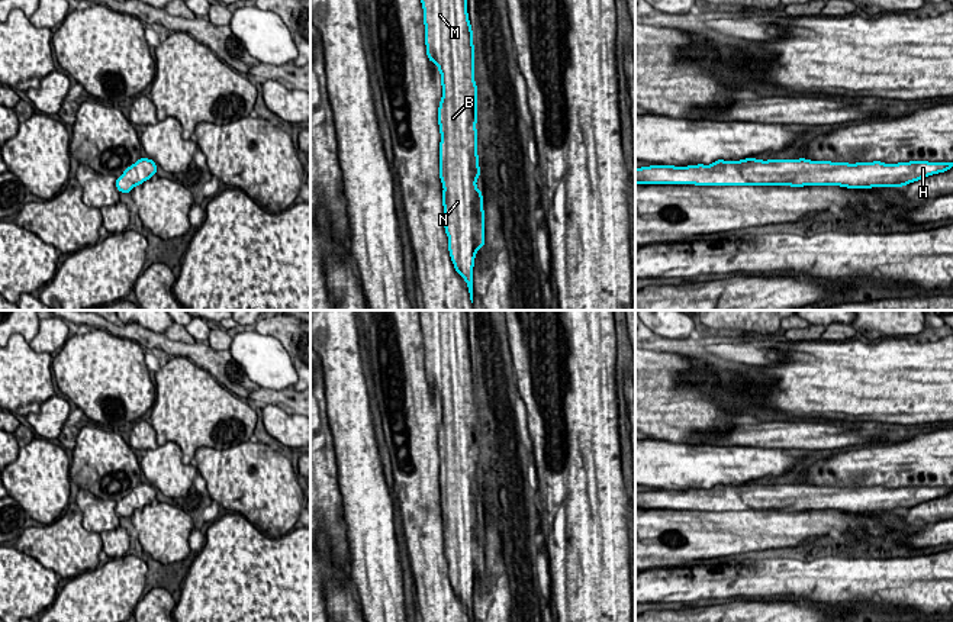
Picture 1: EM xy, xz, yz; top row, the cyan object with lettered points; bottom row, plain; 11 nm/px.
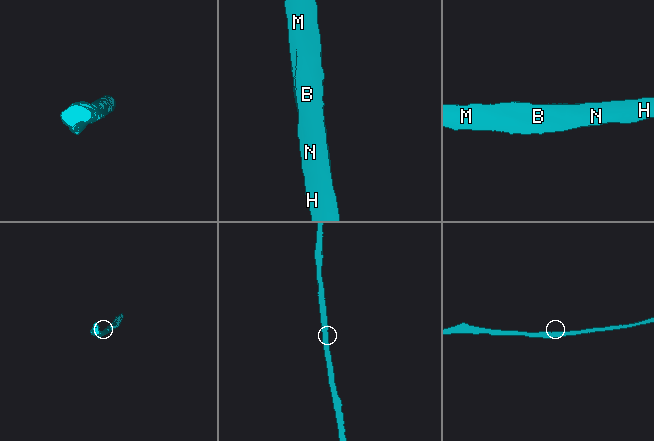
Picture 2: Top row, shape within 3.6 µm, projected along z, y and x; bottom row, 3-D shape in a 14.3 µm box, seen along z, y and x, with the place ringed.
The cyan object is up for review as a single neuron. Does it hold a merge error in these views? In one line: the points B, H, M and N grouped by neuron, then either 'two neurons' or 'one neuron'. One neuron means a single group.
groups B H M N; one neuron

